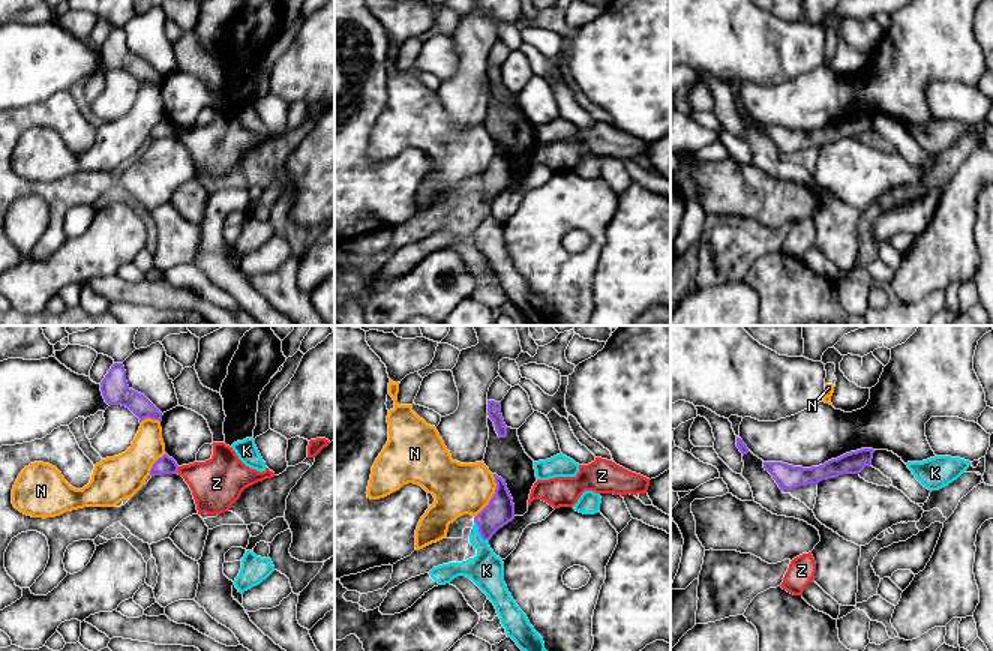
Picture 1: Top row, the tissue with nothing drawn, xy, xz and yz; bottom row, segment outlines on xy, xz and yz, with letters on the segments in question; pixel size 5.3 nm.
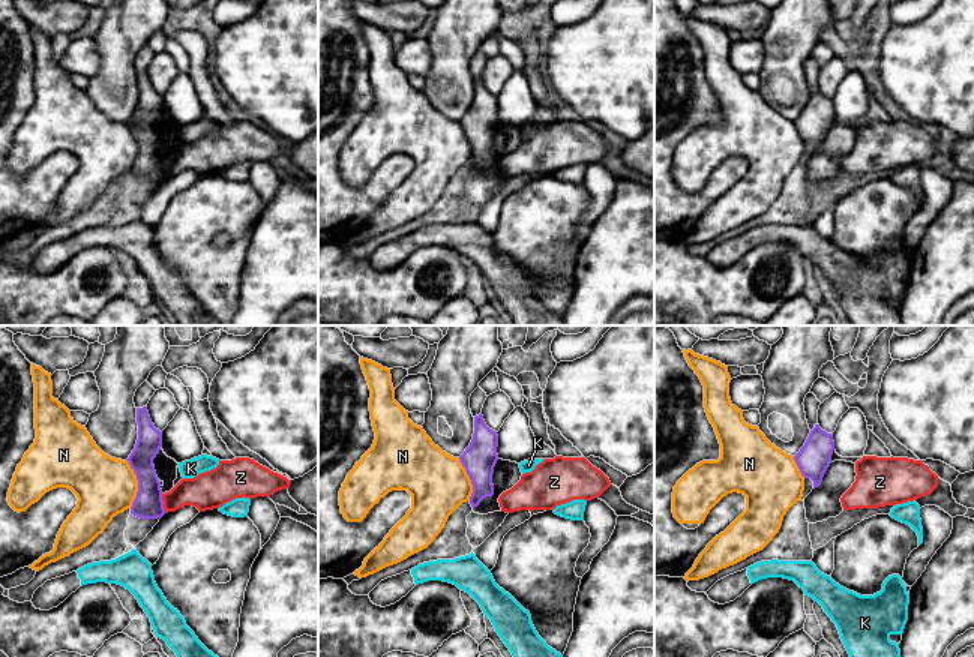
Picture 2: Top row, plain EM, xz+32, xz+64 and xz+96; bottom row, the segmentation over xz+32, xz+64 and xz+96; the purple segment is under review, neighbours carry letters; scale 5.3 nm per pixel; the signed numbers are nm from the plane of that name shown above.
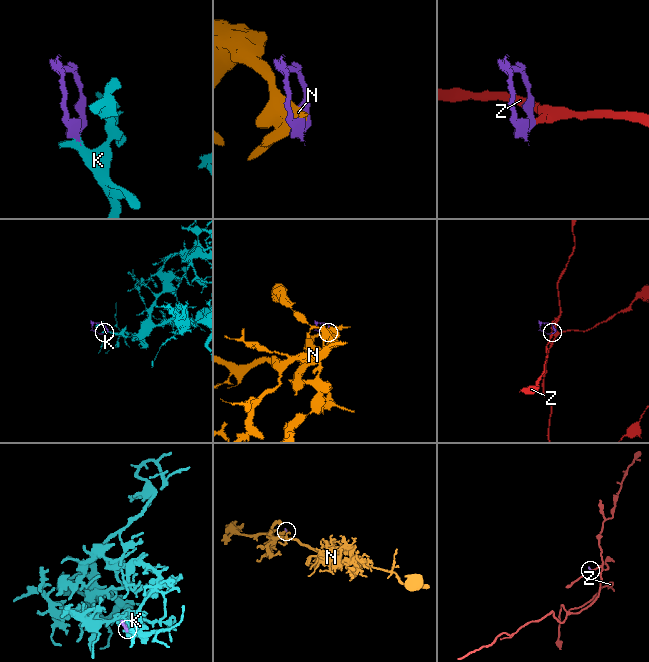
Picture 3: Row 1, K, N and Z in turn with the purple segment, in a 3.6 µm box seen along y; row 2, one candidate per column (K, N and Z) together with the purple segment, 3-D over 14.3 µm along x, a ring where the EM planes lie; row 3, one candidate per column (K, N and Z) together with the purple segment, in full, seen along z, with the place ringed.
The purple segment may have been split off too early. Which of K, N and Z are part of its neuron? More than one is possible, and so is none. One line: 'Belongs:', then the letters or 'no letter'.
Belongs: K

